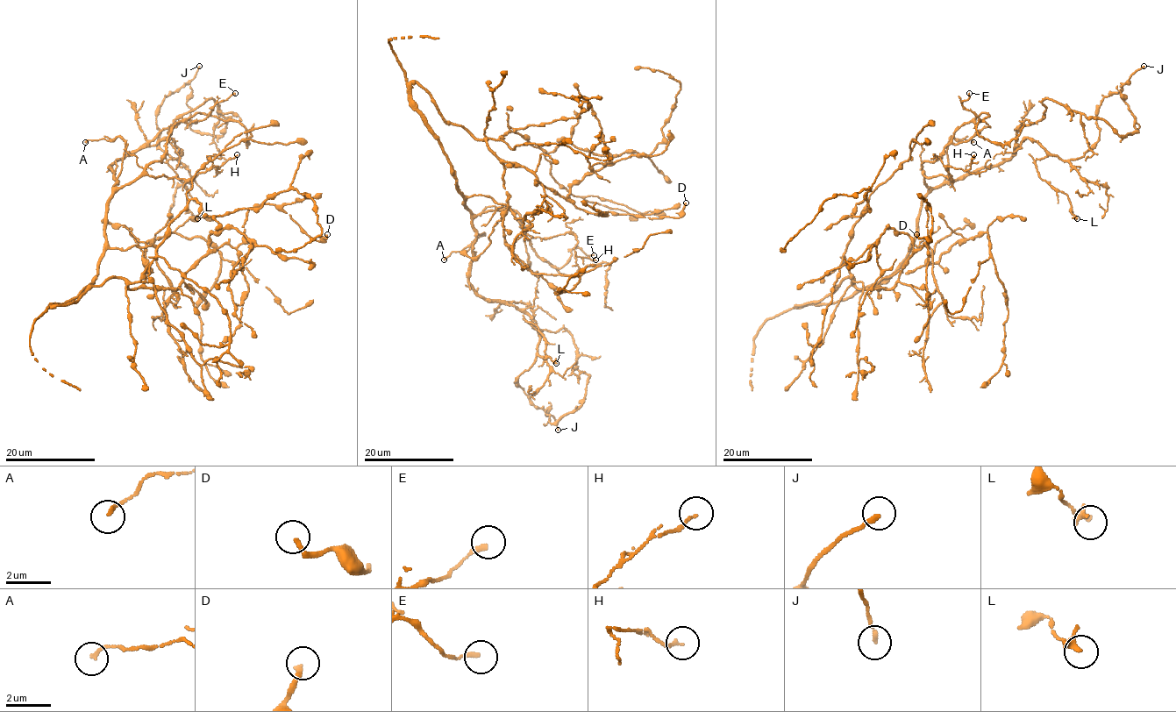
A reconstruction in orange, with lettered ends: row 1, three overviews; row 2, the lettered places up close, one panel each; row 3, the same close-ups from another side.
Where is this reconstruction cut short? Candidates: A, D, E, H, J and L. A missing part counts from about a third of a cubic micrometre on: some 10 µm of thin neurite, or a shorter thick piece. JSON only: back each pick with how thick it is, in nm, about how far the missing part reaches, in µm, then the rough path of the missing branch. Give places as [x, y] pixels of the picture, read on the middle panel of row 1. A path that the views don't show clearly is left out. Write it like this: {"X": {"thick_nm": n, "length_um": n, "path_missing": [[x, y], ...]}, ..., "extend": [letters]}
{"extend": []}

